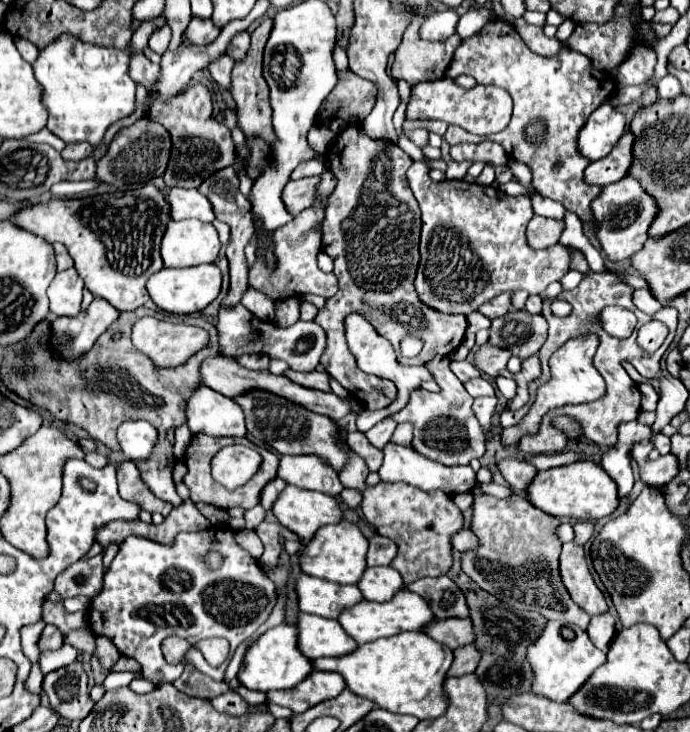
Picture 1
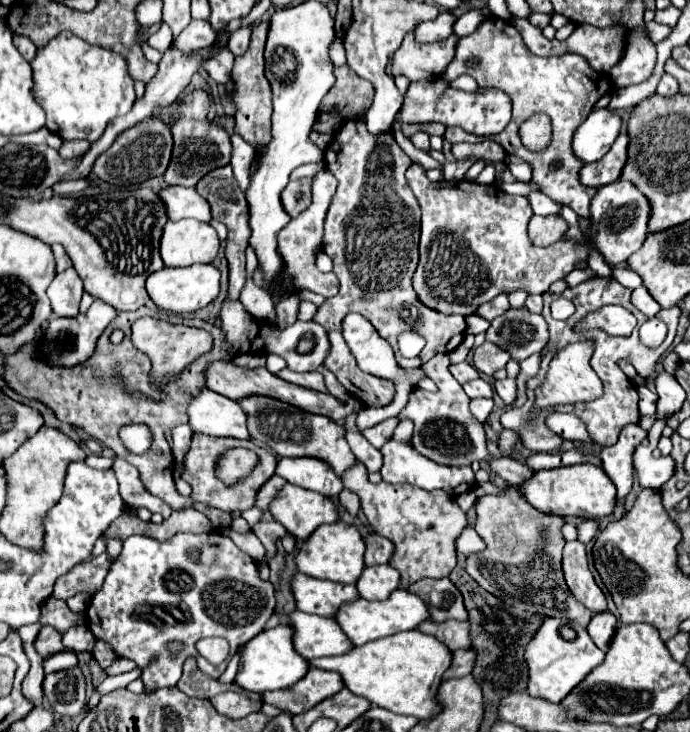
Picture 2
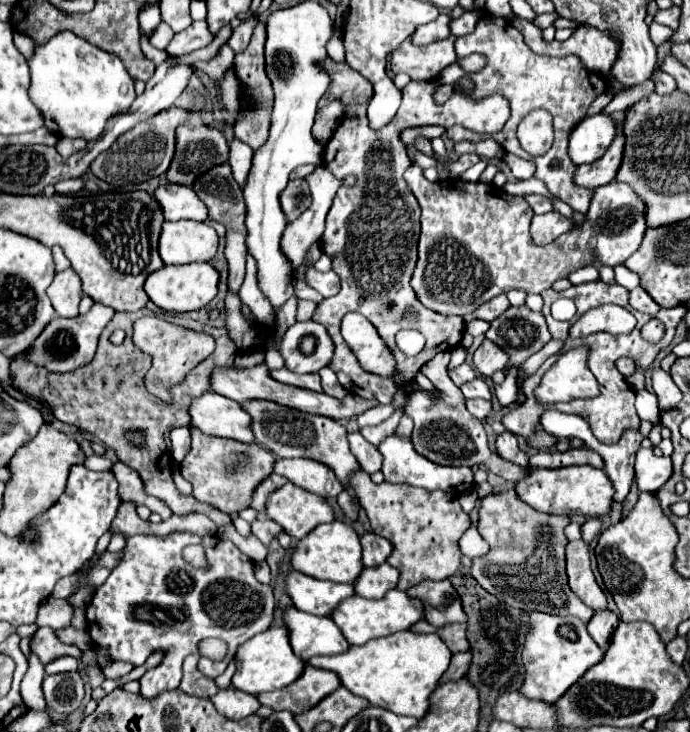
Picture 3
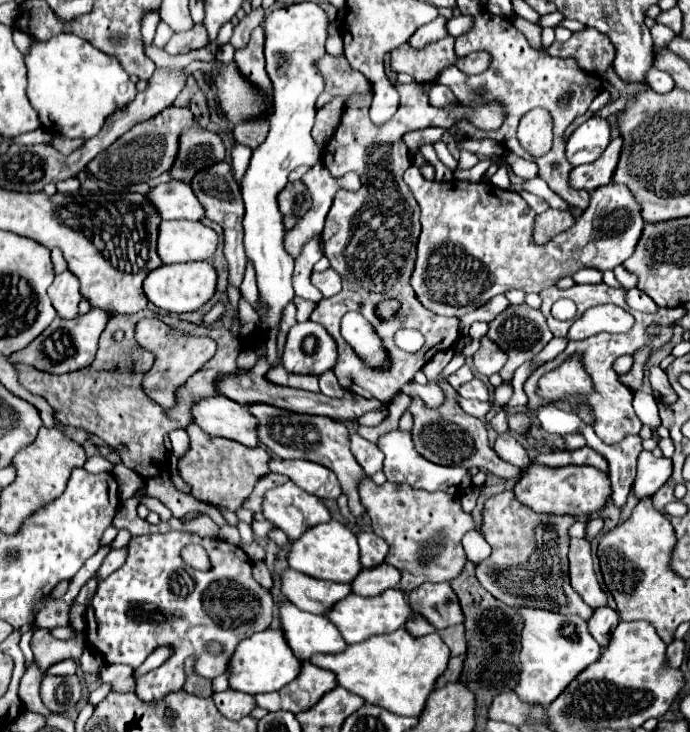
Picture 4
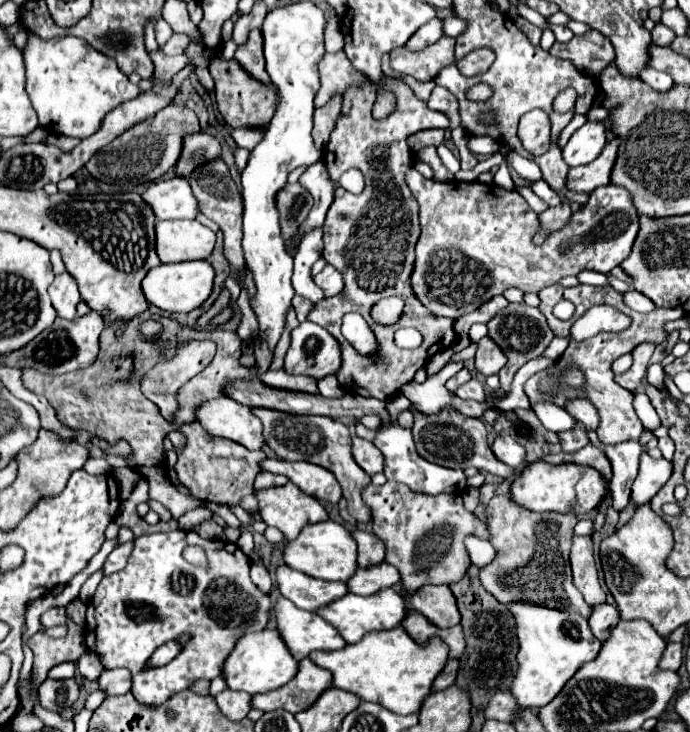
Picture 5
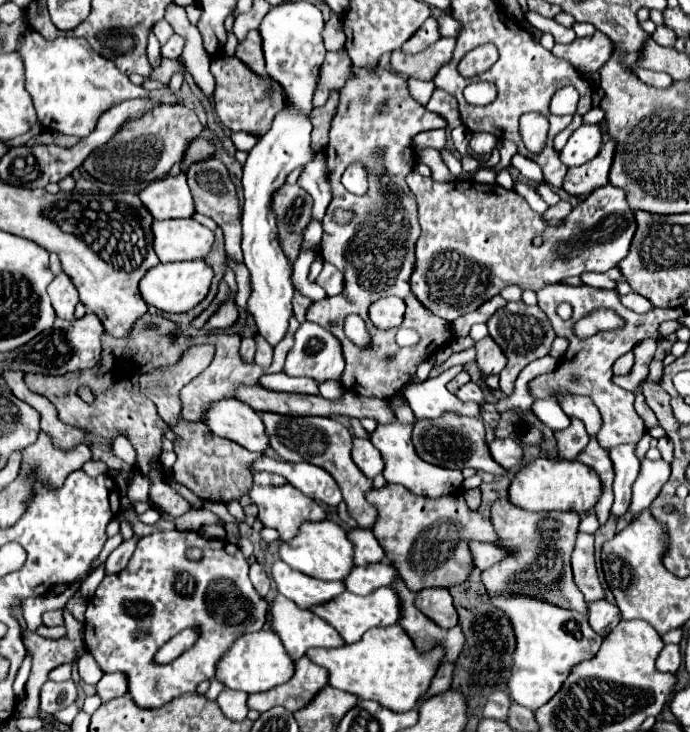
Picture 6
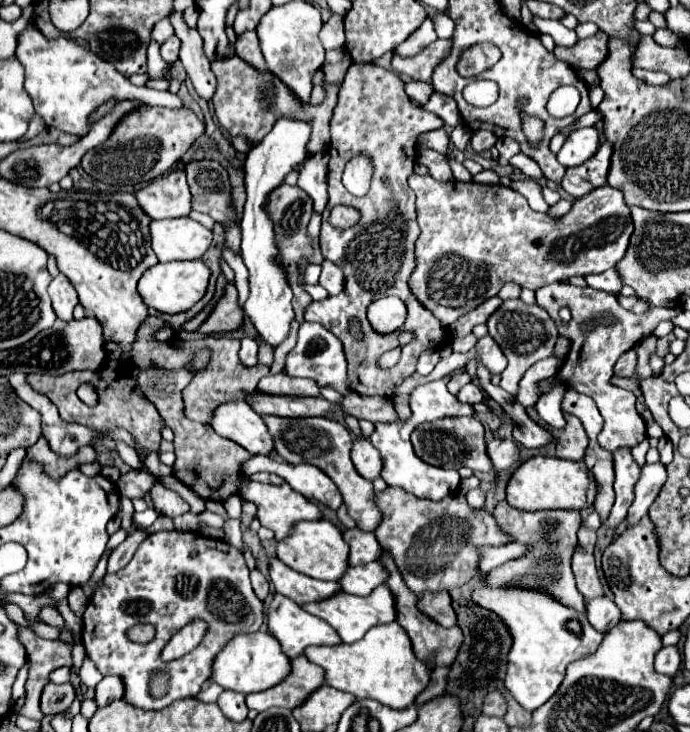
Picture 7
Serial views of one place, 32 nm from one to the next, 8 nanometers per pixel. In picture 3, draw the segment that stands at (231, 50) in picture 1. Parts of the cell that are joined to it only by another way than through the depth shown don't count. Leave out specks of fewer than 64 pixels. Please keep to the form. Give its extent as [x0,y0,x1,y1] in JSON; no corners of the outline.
[228,18,258,54]

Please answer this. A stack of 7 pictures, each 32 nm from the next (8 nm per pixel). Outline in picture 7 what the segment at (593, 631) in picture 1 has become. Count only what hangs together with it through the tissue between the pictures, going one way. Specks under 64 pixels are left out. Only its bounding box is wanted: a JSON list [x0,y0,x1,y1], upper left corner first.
[586,596,620,634]

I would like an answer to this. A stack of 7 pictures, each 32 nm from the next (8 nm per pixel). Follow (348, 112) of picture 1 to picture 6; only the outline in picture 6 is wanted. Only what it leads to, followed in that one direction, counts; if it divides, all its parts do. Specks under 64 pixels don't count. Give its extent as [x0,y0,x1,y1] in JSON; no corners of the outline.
[314,50,352,106]

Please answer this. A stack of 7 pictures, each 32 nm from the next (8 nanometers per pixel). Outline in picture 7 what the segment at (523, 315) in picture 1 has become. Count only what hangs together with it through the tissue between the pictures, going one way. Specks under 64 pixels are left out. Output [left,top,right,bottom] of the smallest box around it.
[486,300,558,394]

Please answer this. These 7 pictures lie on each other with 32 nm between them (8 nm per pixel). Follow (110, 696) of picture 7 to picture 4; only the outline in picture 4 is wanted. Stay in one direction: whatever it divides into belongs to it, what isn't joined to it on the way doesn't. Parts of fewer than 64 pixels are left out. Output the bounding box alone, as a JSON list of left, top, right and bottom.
[100,664,136,692]

